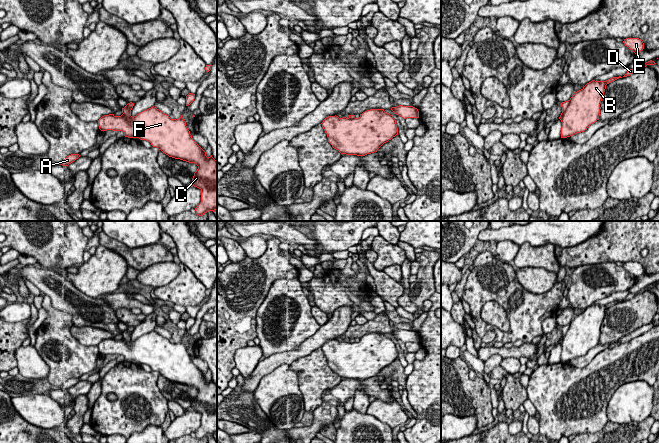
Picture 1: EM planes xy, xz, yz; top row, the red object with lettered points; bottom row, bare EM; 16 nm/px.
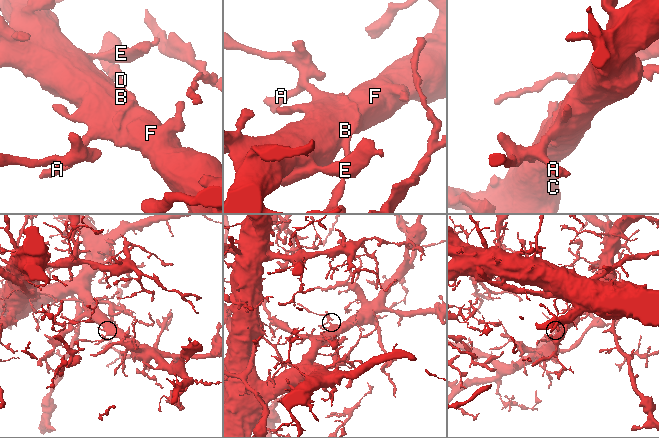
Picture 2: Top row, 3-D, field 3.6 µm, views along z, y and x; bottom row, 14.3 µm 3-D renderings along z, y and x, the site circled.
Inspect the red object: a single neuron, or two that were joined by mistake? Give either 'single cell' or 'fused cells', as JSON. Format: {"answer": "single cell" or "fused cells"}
{"answer": "fused cells"}

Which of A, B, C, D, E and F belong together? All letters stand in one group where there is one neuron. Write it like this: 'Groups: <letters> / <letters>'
Groups: A B C E F / D

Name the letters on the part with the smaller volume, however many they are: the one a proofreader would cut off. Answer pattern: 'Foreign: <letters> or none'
Foreign: D

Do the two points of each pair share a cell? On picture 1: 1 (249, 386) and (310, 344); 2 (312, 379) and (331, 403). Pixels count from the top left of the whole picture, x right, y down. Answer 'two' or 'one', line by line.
1: one
2: two

